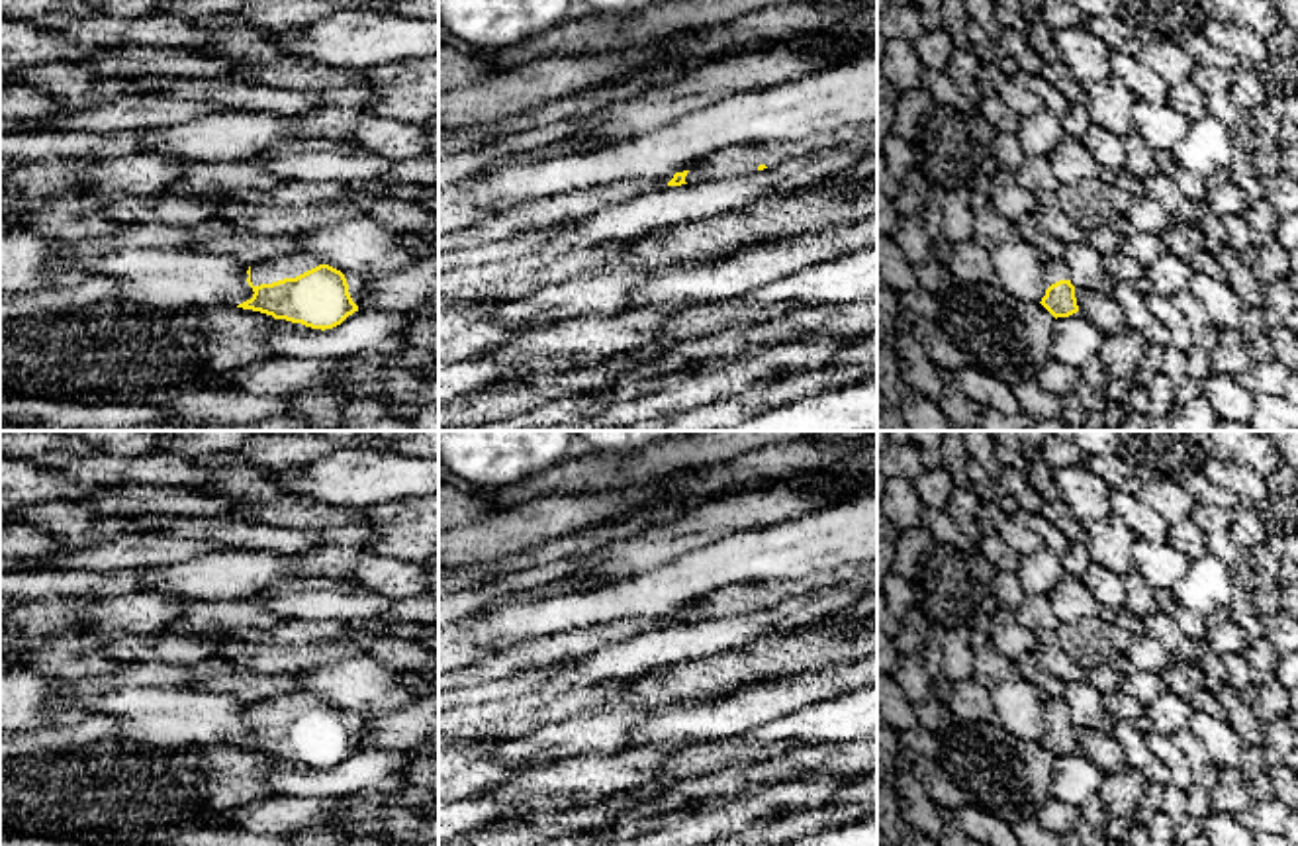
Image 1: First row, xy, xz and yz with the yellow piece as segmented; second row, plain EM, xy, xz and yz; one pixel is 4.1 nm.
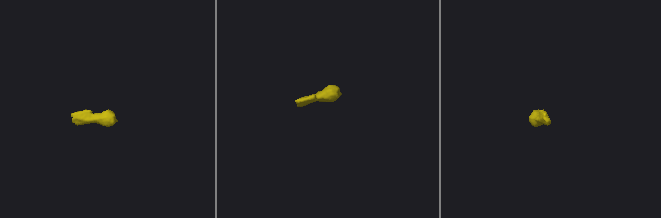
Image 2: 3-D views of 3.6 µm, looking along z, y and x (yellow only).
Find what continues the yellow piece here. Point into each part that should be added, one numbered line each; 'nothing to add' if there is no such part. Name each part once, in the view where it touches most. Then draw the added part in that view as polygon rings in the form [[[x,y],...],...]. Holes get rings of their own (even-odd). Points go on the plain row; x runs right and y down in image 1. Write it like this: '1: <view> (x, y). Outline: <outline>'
1: xy (269, 709). Outline: [[[305,689],[280,693],[280,695],[251,703],[251,721],[253,725],[260,725],[260,723],[272,723],[284,717],[296,717],[319,703],[327,703],[327,701]]]

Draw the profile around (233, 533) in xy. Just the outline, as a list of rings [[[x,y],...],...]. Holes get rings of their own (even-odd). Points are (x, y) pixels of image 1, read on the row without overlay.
[[[190,515],[133,517],[127,533],[162,533],[217,542],[231,550],[301,554],[321,544],[321,533],[251,523],[237,517],[206,519]]]

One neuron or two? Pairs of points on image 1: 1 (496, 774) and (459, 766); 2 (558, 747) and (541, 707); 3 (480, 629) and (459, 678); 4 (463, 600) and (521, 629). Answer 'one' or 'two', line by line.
1: one
2: two
3: two
4: two

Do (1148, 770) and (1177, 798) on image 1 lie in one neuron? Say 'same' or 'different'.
different

